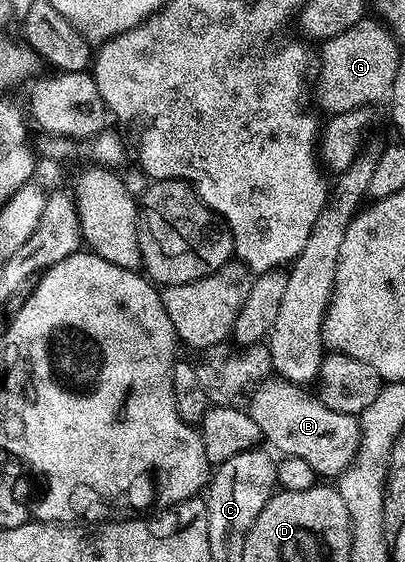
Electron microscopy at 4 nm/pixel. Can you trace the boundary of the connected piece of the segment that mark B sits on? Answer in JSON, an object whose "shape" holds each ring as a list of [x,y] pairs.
{"shape":[[[267,379],[250,394],[248,412],[256,423],[260,423],[263,438],[271,441],[279,449],[279,454],[304,459],[319,478],[334,479],[354,458],[362,426],[355,414],[332,411],[332,407],[325,405],[308,389],[283,379]]]}

